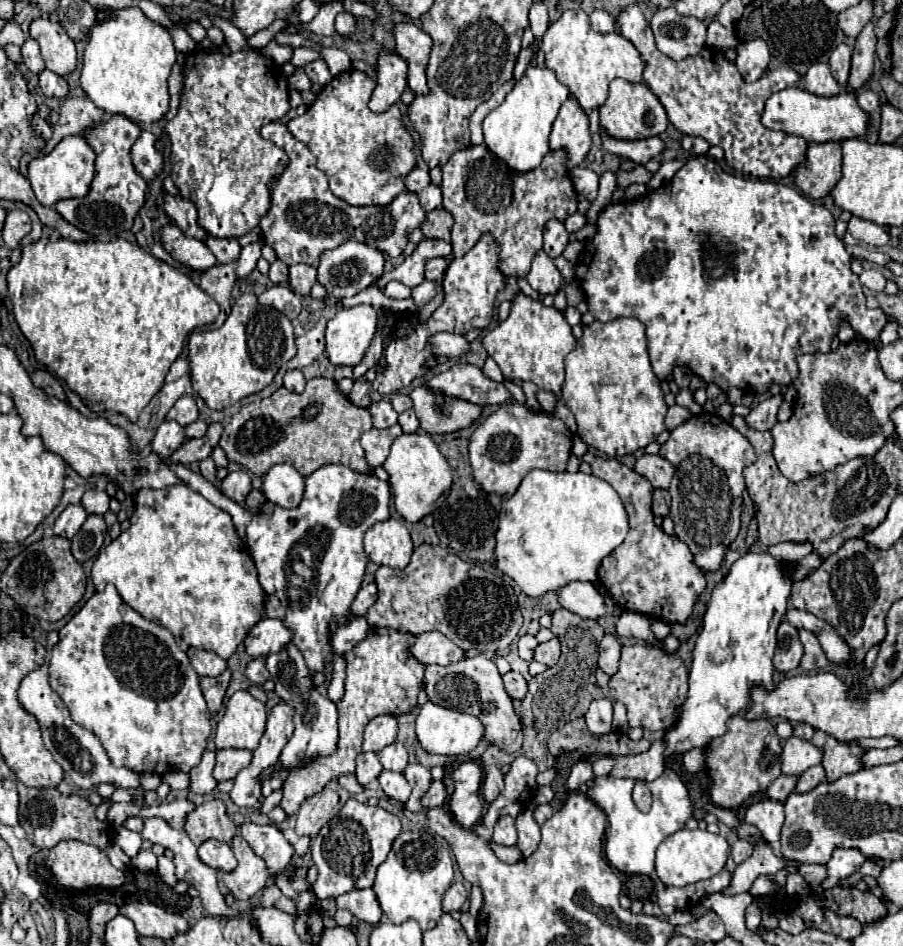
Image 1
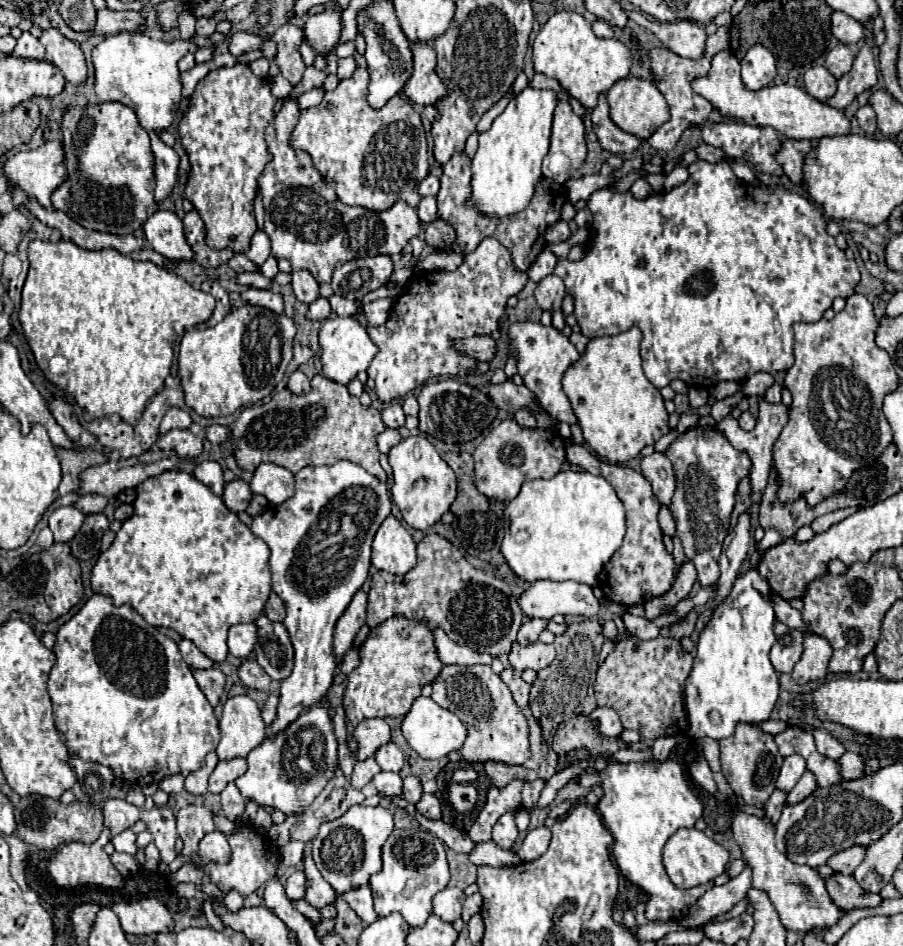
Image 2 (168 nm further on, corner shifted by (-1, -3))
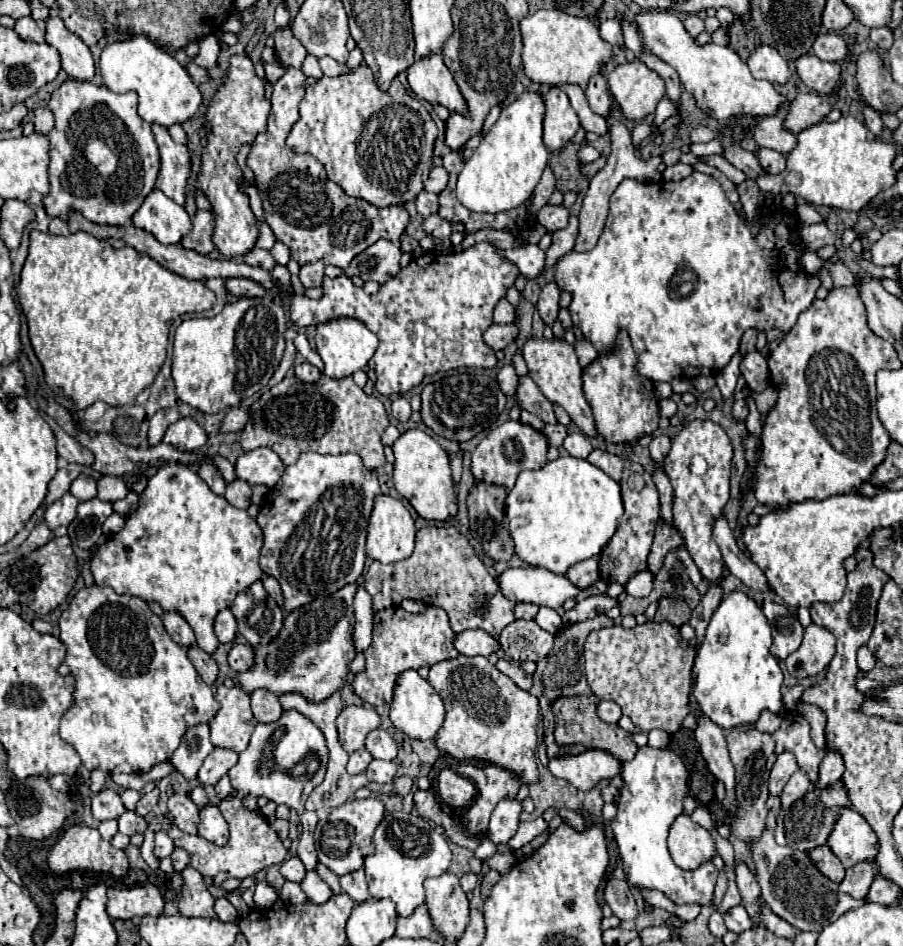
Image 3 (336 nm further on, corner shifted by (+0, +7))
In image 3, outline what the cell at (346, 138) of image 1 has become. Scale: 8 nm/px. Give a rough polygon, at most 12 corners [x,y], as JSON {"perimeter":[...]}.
{"perimeter":[[371,68],[307,88],[287,144],[377,208],[433,166],[437,126]]}

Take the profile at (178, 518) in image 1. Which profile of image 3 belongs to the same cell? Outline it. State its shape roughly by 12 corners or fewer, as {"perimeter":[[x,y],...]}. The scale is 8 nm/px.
{"perimeter":[[165,464],[91,558],[97,586],[181,614],[197,646],[263,580],[263,532]]}

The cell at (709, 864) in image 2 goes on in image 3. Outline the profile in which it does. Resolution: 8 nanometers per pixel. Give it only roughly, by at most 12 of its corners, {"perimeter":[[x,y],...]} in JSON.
{"perimeter":[[687,814],[667,842],[673,862],[695,870],[717,856],[711,832]]}

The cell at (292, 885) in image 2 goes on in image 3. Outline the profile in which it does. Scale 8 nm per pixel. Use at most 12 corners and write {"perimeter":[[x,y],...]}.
{"perimeter":[[295,856],[281,864],[281,874],[289,882],[305,878],[303,862]]}

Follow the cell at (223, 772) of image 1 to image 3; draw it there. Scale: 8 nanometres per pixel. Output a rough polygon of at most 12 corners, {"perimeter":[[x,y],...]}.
{"perimeter":[[215,748],[199,770],[199,782],[215,786],[239,754]]}

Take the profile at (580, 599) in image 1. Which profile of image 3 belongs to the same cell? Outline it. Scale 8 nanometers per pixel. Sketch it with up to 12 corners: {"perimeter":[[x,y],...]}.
{"perimeter":[[509,568],[499,576],[513,602],[559,608],[577,598],[565,574]]}

